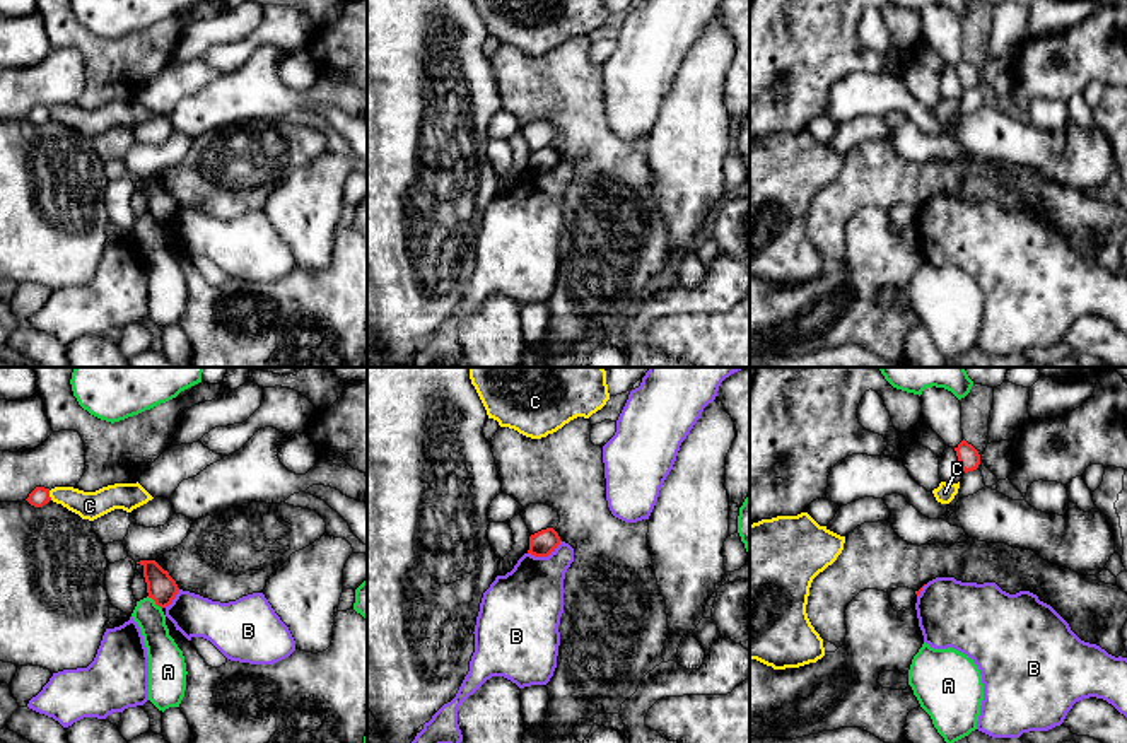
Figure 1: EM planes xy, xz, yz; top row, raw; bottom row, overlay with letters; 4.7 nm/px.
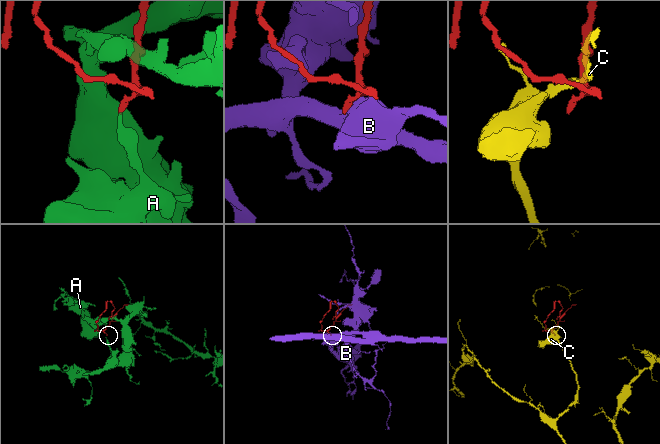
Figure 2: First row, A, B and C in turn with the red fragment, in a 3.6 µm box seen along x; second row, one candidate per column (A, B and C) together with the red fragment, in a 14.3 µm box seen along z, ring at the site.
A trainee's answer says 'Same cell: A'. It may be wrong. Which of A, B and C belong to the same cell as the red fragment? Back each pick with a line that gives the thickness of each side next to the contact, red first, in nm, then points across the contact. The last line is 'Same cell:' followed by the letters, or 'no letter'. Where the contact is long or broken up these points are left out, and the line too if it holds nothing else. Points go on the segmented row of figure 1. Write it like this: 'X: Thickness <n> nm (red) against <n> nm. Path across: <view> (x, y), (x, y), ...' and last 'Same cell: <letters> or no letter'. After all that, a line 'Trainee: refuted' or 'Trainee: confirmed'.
Same cell: no letter
Trainee: refuted

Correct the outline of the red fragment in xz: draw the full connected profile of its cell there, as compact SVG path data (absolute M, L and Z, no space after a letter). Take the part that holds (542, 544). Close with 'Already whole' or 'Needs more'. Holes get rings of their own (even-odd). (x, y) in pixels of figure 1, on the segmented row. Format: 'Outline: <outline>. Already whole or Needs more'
Outline: M553 528L541 529L529 536L528 553L534 557L548 557L560 545L560 536Z. Already whole

